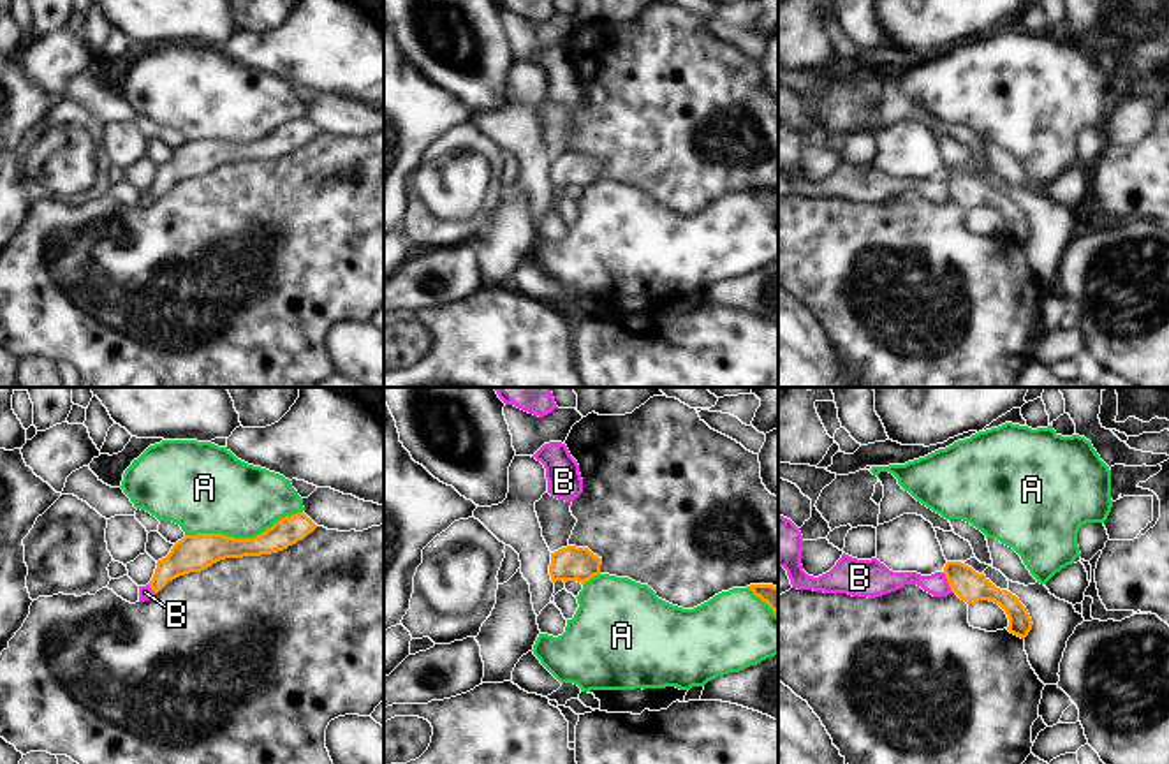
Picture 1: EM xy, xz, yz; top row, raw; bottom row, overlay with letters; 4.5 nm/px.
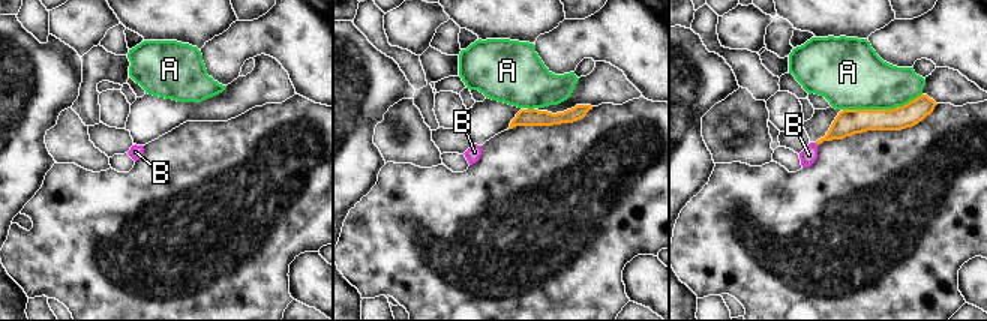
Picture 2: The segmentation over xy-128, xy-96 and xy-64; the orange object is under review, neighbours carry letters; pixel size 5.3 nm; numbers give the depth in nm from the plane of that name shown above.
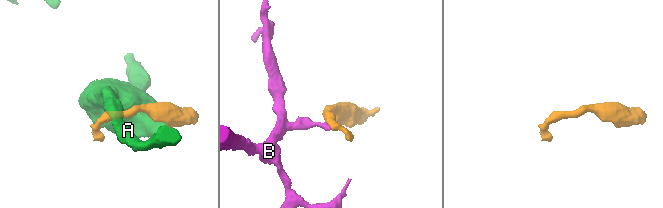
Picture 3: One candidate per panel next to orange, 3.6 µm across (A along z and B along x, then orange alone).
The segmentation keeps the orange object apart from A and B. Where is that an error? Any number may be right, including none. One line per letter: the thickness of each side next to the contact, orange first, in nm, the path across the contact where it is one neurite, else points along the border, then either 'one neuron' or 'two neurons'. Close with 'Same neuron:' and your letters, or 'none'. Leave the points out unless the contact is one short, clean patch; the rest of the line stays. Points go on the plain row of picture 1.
A: 170 nm thick on the orange side, 360 nm on the other; two neurons
B: 140 nm thick on the orange side, 100 nm on the other; border along yz (942, 178), (953, 198); two neurons
Same neuron: none

